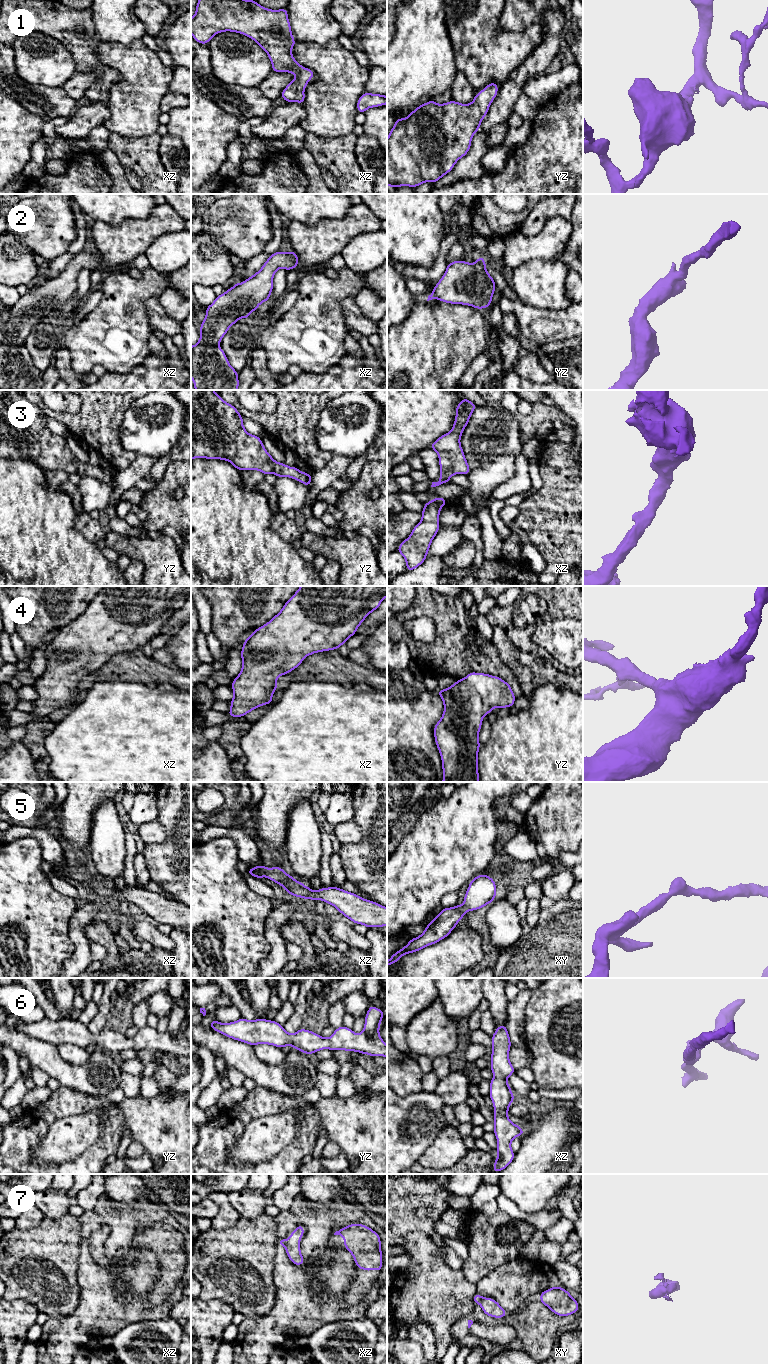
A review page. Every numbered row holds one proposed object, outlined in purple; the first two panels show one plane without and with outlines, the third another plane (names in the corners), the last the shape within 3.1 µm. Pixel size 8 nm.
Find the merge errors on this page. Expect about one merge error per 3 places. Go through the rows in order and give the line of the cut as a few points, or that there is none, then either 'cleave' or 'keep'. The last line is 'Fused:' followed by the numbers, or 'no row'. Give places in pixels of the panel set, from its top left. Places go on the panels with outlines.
1: no cut | keep
2: no cut | keep
3: no cut | keep
4: no cut | keep
5: no cut | keep
6: no cut | keep
7: xz (288, 1240), (286, 1248) | cleave
Fused: 7

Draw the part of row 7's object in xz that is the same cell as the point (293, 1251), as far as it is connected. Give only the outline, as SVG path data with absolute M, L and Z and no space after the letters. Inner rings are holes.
M299 1225L290 1234L288 1239L288 1246L286 1248L286 1254L293 1264L300 1266L304 1263L304 1258L300 1251L300 1239L304 1235L304 1226Z

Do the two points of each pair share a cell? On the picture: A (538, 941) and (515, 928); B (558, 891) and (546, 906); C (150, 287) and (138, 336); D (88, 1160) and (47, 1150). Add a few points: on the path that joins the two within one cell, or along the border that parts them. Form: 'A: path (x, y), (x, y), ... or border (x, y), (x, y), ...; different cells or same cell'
A: border (522, 935), (503, 949); different cells
B: border (545, 896), (555, 900), (567, 898); different cells
C: path (138, 299), (138, 324); same cell
D: border (94, 1142), (76, 1157), (60, 1163); different cells

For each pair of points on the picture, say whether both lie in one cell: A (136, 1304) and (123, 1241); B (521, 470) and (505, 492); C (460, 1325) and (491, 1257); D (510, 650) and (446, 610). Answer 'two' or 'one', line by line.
A: one
B: one
C: two
D: two

